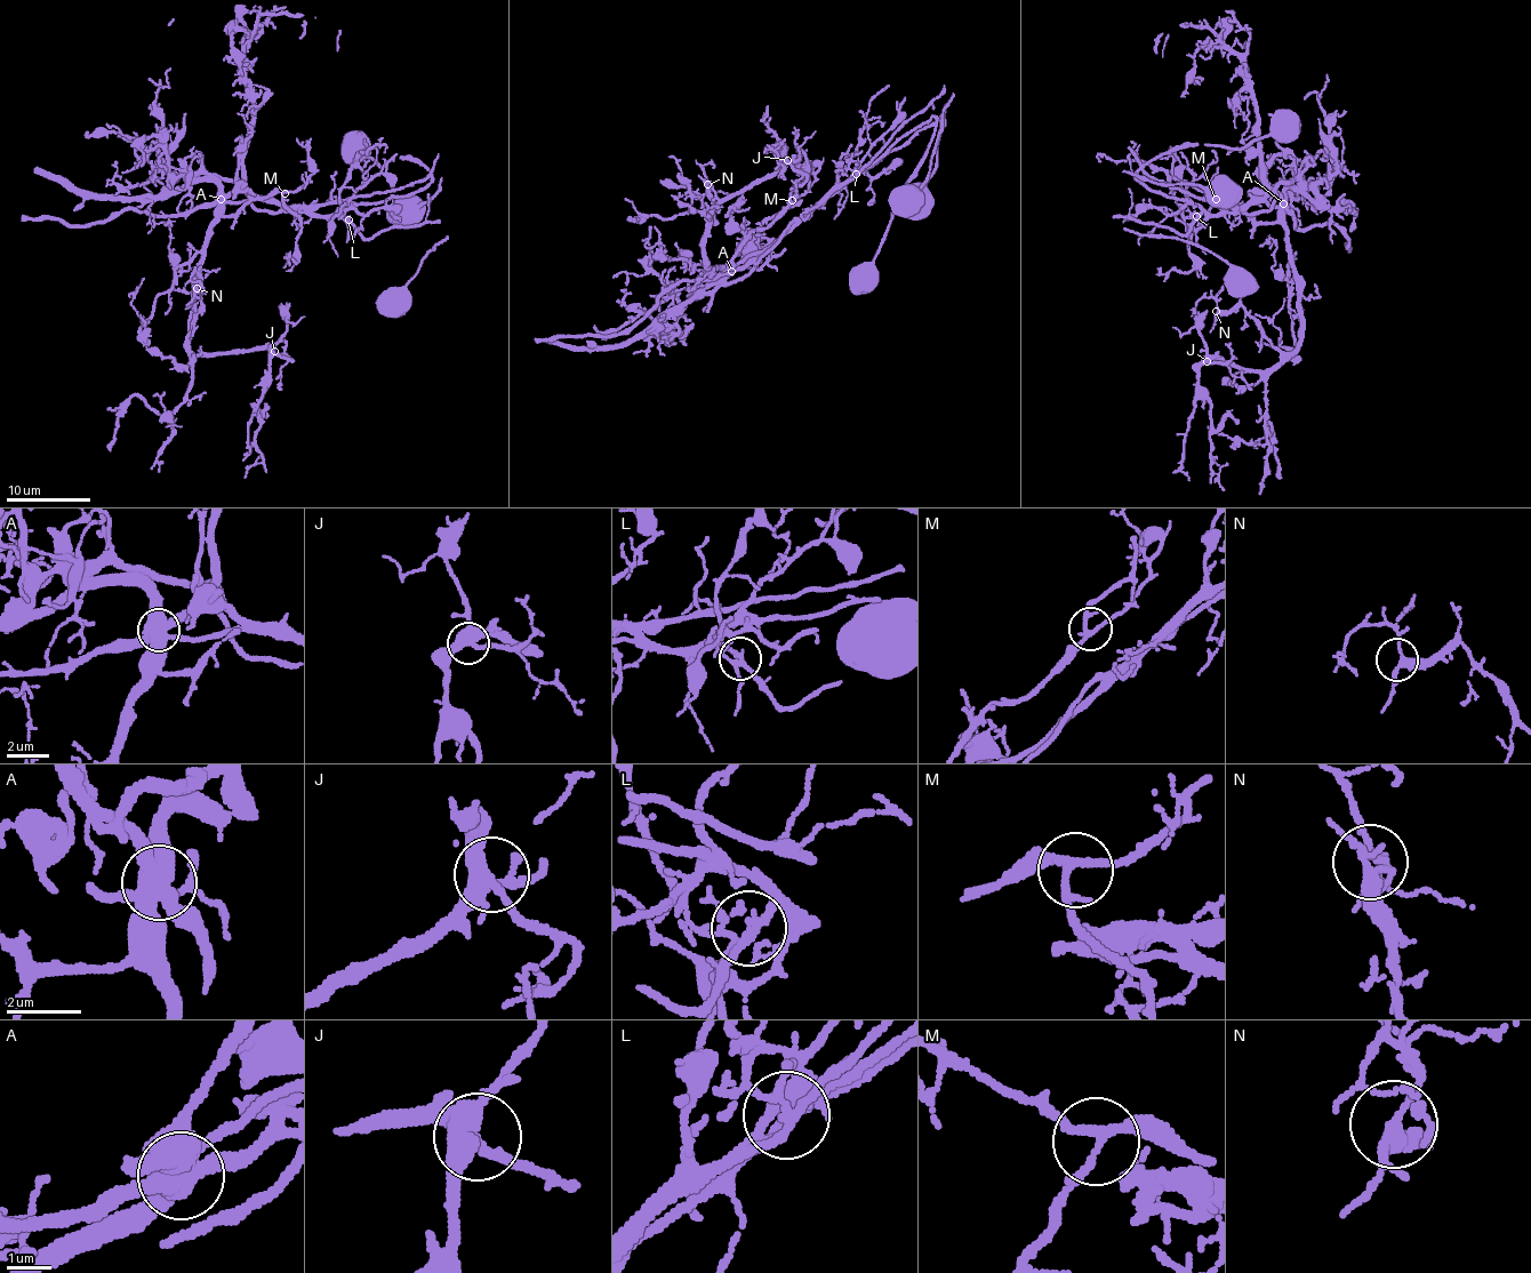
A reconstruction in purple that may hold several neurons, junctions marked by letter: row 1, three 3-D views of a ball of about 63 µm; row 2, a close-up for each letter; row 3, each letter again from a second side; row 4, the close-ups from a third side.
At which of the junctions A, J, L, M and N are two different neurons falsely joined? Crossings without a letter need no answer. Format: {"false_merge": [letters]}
{"false_merge": ["A", "L"]}

